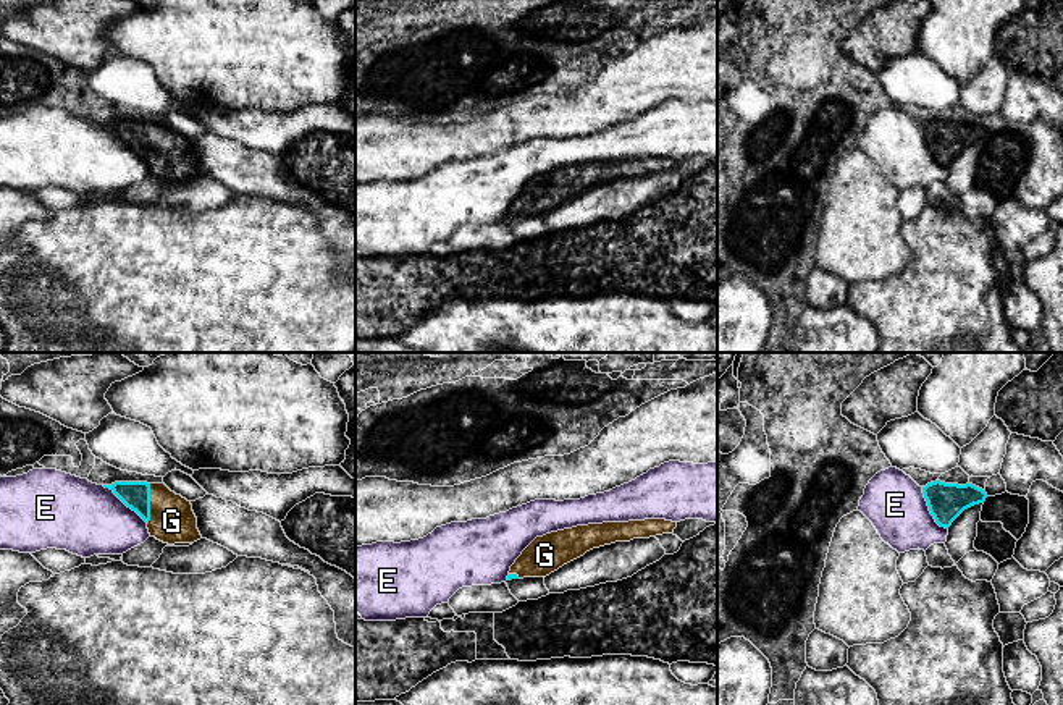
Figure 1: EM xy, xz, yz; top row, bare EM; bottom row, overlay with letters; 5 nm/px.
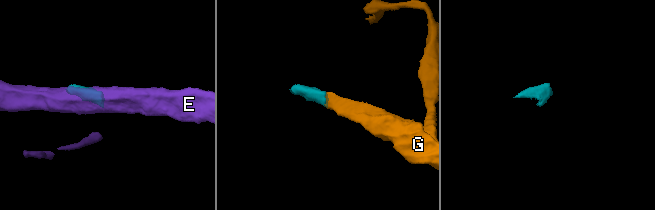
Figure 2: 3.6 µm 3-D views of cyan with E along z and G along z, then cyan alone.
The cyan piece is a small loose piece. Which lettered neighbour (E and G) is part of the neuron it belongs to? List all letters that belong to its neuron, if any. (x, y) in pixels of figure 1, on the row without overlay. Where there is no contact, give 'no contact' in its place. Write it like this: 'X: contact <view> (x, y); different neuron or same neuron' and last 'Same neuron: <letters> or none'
E: contact yz (929, 147); different neuron
G: contact xy (149, 143); same neuron
Same neuron: G

